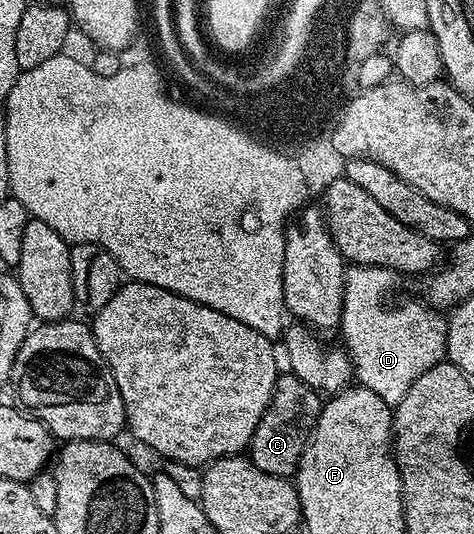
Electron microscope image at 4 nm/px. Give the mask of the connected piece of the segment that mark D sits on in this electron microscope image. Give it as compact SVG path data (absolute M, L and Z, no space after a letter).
M361 265L359 267L349 268L344 275L344 302L342 303L342 319L338 326L339 332L344 332L344 342L342 342L342 345L350 360L352 360L355 380L362 387L374 391L374 395L378 395L378 399L382 399L386 404L393 407L398 403L402 403L402 395L406 395L406 391L410 391L410 387L414 387L414 379L426 375L426 371L430 371L430 367L434 367L445 360L448 351L448 322L445 314L437 311L433 306L420 299L417 299L417 301L404 301L401 305L391 305L388 302L388 296L391 295L396 281L398 281L397 274L393 273L391 269L379 269L373 265Z

